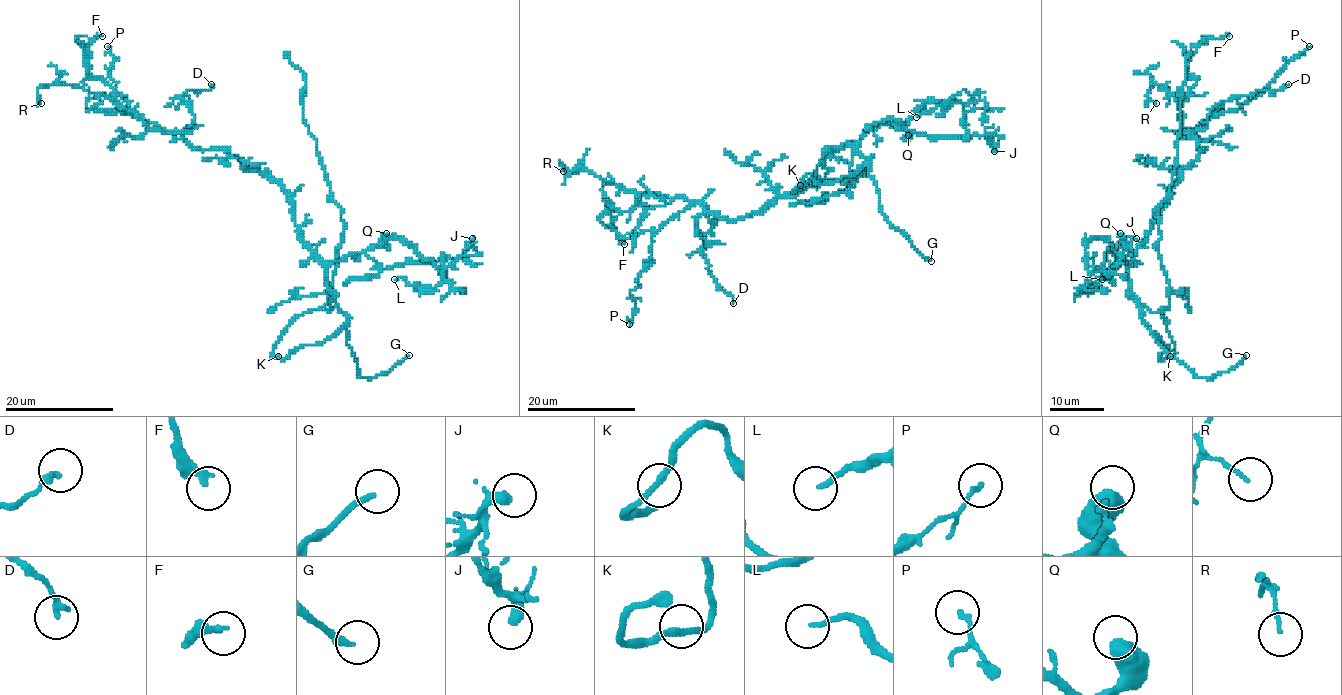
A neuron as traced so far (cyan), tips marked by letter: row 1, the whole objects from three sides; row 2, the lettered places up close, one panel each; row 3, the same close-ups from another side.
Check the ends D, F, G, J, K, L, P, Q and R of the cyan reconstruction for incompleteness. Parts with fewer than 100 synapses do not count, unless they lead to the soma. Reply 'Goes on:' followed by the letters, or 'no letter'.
Goes on: G

